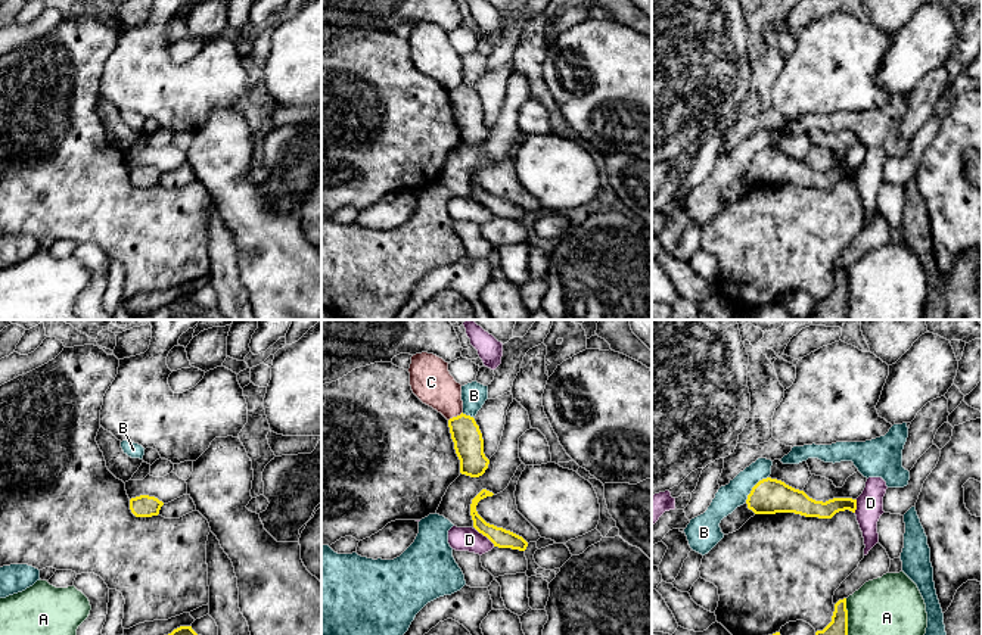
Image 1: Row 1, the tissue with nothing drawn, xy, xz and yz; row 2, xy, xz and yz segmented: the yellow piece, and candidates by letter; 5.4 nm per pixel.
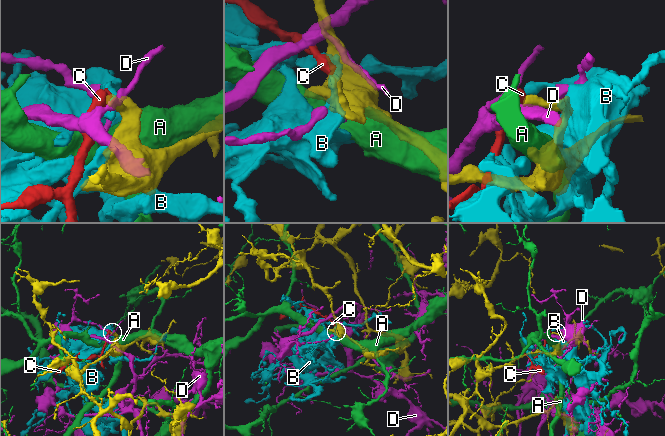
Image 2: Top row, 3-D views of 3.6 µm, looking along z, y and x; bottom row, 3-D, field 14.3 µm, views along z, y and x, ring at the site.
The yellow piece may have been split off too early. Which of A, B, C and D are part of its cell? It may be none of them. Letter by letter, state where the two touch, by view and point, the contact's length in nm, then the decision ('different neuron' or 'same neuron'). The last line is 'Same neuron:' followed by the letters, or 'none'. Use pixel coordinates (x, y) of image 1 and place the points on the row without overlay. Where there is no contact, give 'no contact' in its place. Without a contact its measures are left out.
A: contact yz (847, 293); length 280 nm; different neuron
B: contact yz (754, 156); length 190 nm; different neuron
C: contact xz (454, 87); length 90 nm; different neuron
D: contact xz (485, 205); length 150 nm; different neuron
Same neuron: none

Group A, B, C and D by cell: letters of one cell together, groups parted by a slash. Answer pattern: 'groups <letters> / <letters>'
groups A / B / C / D

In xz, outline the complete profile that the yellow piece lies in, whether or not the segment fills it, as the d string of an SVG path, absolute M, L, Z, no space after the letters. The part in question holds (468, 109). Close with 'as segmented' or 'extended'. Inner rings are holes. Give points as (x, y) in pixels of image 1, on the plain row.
M462 83L448 90L448 97L460 130L460 143L470 147L482 146L490 130L484 124L484 109L475 88Z; as segmented

